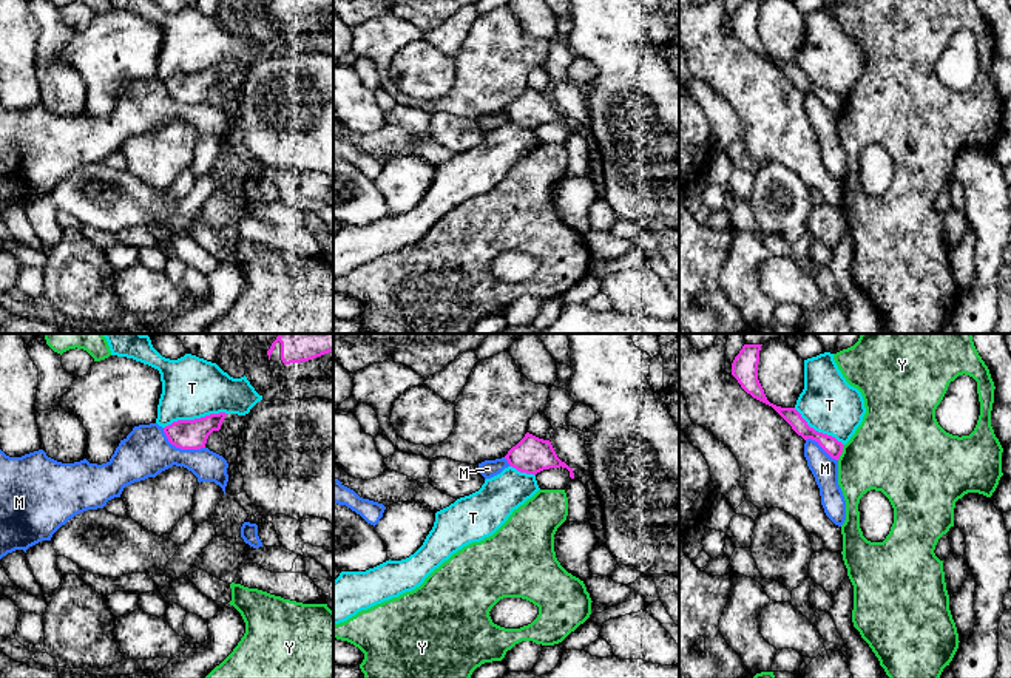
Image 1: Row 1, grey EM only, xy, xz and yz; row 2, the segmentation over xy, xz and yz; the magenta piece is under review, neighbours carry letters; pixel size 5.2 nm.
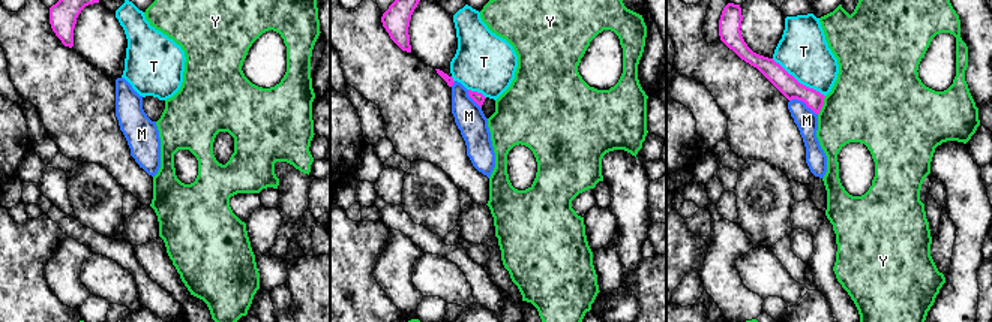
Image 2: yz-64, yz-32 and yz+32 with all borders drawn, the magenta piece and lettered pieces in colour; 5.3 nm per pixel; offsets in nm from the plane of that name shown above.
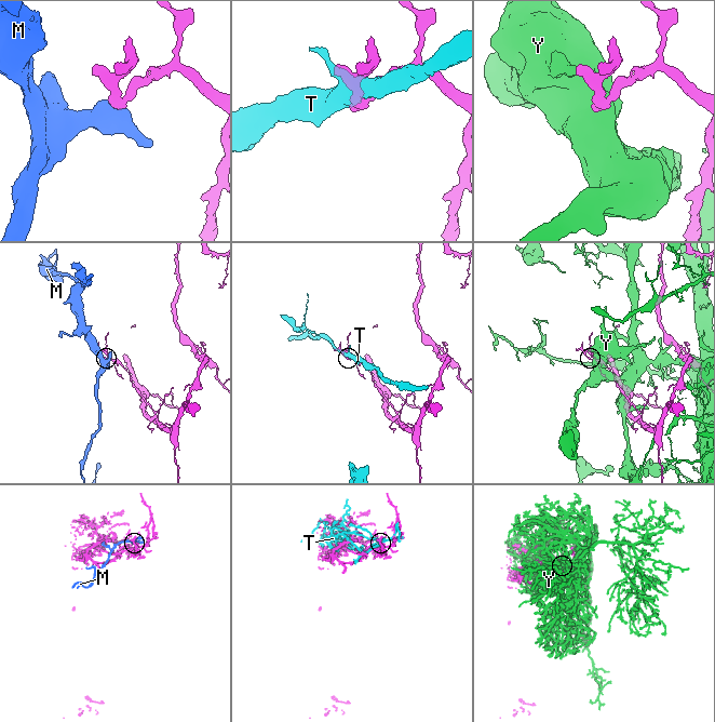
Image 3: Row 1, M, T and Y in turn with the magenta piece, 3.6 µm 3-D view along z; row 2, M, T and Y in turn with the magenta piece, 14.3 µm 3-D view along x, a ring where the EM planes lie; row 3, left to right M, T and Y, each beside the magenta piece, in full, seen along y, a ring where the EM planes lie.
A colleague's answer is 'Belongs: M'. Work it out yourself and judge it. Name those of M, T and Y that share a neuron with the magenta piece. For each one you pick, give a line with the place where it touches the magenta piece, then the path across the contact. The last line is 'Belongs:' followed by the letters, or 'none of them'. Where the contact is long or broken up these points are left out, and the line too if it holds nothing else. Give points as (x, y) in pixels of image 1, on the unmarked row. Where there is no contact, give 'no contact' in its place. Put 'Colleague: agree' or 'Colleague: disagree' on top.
Colleague: disagree
Belongs: none of them

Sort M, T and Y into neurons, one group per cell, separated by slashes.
M / T / Y

